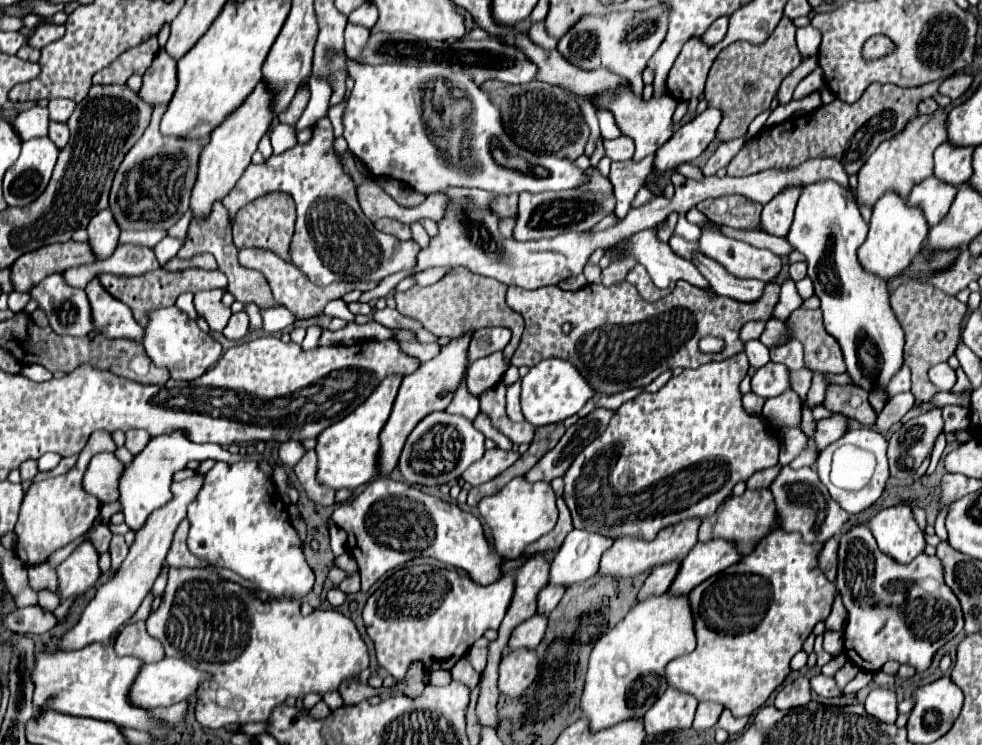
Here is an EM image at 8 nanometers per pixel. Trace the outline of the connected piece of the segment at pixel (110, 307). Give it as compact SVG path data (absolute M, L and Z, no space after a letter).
M98 277L86 285L86 295L92 307L92 327L106 339L130 339L142 343L144 329L136 323L132 311L108 291L102 289Z

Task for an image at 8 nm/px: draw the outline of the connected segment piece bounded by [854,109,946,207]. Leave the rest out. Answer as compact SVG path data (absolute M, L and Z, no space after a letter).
M938 109L934 115L918 115L904 129L904 133L900 133L900 137L894 137L892 141L884 141L858 173L858 187L854 195L856 203L860 207L862 205L874 207L874 203L888 191L906 199L916 183L930 177L932 175L932 153L940 143L946 141L944 121L946 121L944 109Z

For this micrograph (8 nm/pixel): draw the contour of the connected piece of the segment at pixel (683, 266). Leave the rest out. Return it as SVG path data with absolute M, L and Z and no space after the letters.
M660 221L658 225L654 225L654 227L650 227L650 229L638 231L638 233L634 233L632 237L628 237L628 239L624 239L624 241L620 241L620 243L608 247L608 249L604 249L604 255L610 257L610 261L616 261L616 259L620 259L620 257L632 257L632 259L636 259L640 265L646 267L646 271L648 271L648 275L650 275L650 279L652 279L652 283L654 283L656 287L668 287L670 283L676 283L676 281L680 281L680 279L684 279L684 281L688 281L688 283L692 283L692 285L696 285L696 287L704 287L704 289L710 287L708 281L704 281L704 277L702 277L700 271L696 269L696 265L692 265L692 261L688 261L688 259L684 259L684 257L672 253L670 245L668 245L668 243L662 243L662 241L658 239L658 231L660 231L664 225L666 225L666 223Z

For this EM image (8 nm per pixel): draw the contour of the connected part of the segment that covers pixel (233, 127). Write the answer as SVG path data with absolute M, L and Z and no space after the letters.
M260 83L252 91L252 97L244 101L244 109L240 109L240 113L232 113L232 117L228 117L228 121L224 121L224 125L220 125L220 129L212 133L208 145L204 145L200 153L196 185L190 197L190 211L196 221L208 217L212 205L216 201L222 201L232 191L236 181L244 175L246 167L250 165L250 157L258 147L258 141L262 139L262 135L268 131L272 123L272 113L268 113L268 105L270 105L270 93L264 87L264 83Z

